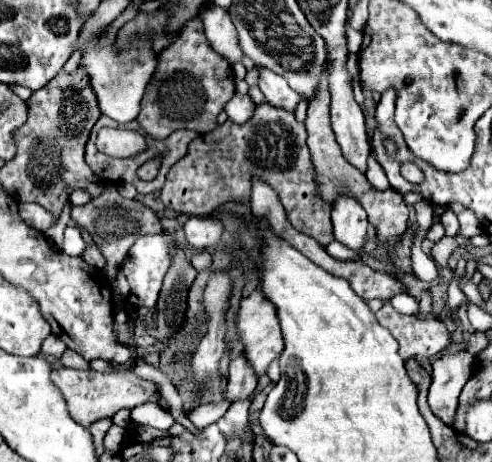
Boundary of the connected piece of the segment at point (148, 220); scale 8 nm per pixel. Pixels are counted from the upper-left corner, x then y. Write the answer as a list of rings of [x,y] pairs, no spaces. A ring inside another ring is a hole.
[[[103,191],[97,199],[91,199],[87,205],[83,207],[71,207],[71,219],[81,227],[87,229],[97,245],[97,249],[101,251],[101,255],[105,257],[105,269],[103,273],[107,275],[107,279],[113,279],[119,273],[119,267],[127,255],[127,249],[141,237],[147,233],[161,233],[161,223],[159,217],[155,215],[153,209],[143,207],[141,203],[133,201],[133,199],[125,199],[121,197],[117,191]]]

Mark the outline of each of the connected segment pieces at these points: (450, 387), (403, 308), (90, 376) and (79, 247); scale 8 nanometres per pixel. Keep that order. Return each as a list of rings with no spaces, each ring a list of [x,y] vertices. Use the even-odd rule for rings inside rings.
[[[467,349],[453,353],[443,353],[439,361],[431,365],[431,387],[429,387],[429,405],[431,411],[447,425],[457,411],[457,397],[473,373],[475,357]]]
[[[397,293],[395,297],[389,299],[389,303],[399,311],[399,313],[407,313],[407,315],[415,315],[419,311],[417,299],[407,295],[407,293]]]
[[[113,365],[113,371],[109,371],[109,373],[99,373],[93,369],[81,371],[81,369],[61,367],[61,369],[53,371],[51,379],[59,387],[59,391],[63,393],[63,397],[67,401],[69,415],[83,427],[89,427],[91,423],[95,423],[99,419],[113,417],[119,409],[133,409],[137,405],[143,405],[159,393],[155,383],[141,379],[139,375],[133,373],[133,369],[125,369],[121,365]]]
[[[67,227],[65,229],[63,253],[67,253],[67,255],[81,255],[83,251],[85,251],[85,243],[81,239],[81,231],[77,227]]]

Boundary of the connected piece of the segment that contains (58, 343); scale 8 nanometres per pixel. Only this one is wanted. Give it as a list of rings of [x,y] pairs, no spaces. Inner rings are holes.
[[[51,333],[49,337],[45,337],[45,341],[43,341],[43,345],[41,345],[41,353],[53,355],[55,359],[59,359],[63,351],[65,351],[65,343],[63,343],[59,337],[55,337],[53,333]]]

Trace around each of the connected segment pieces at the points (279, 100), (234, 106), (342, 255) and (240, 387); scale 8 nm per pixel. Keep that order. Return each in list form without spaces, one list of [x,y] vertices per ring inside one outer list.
[[[261,69],[261,79],[259,79],[259,89],[265,95],[265,101],[273,107],[281,107],[285,111],[295,111],[299,101],[303,99],[295,89],[287,85],[287,81],[271,71]]]
[[[235,93],[231,101],[227,101],[225,105],[225,113],[229,115],[229,119],[237,125],[243,125],[245,121],[249,121],[255,113],[255,103],[251,101],[249,95],[241,95],[241,93]]]
[[[331,241],[327,247],[325,247],[325,251],[331,255],[331,257],[335,257],[335,259],[357,259],[359,255],[355,255],[355,253],[351,253],[351,249],[347,249],[345,245],[339,245],[339,241]]]
[[[237,357],[235,361],[231,361],[225,399],[229,403],[245,399],[255,391],[255,387],[257,387],[257,377],[253,369],[247,365],[247,361],[243,361],[243,357]]]

